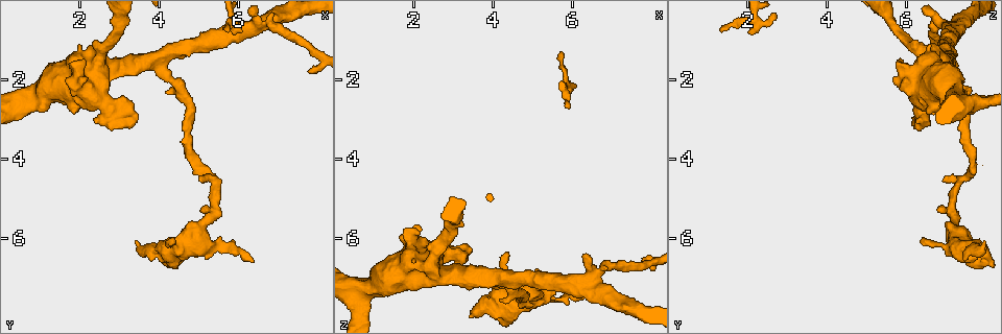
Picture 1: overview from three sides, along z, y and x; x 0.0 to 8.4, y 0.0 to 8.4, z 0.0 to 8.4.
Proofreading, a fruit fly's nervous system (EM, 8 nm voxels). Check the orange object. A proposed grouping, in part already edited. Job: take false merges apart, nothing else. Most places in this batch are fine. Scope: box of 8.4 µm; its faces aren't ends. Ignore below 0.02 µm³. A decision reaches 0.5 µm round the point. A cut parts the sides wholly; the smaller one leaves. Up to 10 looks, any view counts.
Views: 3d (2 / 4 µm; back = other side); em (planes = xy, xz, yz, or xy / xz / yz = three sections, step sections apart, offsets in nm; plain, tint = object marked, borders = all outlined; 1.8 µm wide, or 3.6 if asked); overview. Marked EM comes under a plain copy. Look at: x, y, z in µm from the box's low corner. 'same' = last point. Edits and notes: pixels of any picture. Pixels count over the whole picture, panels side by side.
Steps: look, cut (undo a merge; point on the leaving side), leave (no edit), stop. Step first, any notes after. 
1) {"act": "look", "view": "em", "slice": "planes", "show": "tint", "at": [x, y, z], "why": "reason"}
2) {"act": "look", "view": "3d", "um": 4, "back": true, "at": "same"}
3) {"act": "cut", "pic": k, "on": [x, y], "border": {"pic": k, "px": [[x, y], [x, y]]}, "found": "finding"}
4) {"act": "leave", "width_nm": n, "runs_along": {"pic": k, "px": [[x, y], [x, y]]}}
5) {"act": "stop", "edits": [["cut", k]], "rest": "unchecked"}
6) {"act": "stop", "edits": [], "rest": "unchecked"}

{"act": "look", "view": "em", "um": 3.6, "slice": "planes", "show": "tint", "at": [0.60, 2.65, 7.40], "why": "small branch off a trunk"}

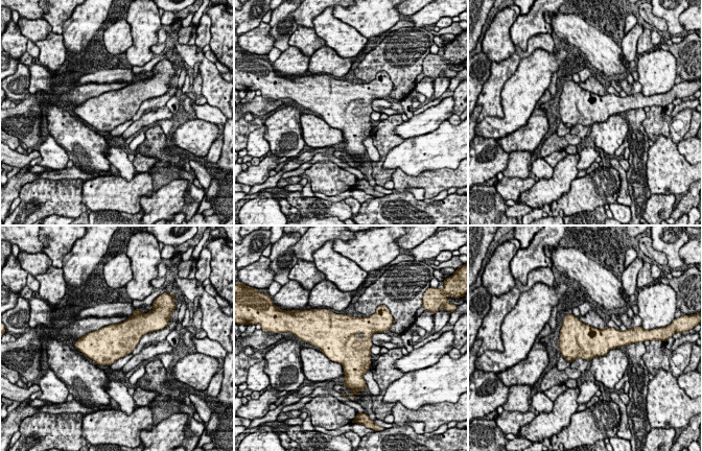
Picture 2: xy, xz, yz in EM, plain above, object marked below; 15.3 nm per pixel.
{"act": "leave", "found": "continuous, no second neuron"}

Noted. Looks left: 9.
{"act": "look", "view": "3d", "um": 4, "at": [2.80, 2.75, 6.30], "why": "sudden change in width"}

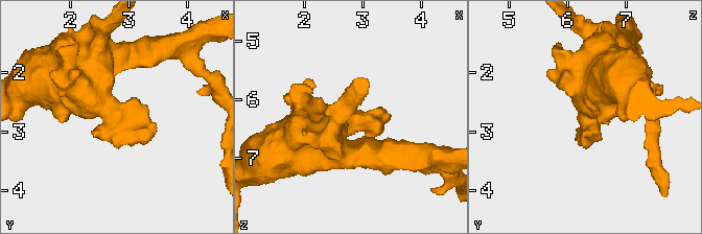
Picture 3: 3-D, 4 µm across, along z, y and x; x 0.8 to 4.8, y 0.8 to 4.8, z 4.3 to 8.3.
{"act": "look", "view": "em", "um": 3.6, "slice": "yz", "step": 16, "show": "tint", "at": [2.75, 2.75, 6.40]}

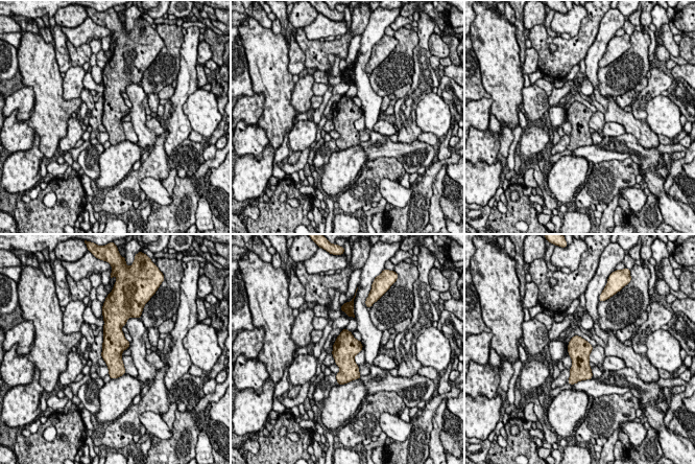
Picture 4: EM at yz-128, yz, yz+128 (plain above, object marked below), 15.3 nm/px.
{"act": "leave", "found": "one neuron here"}

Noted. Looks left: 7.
{"act": "look", "view": "3d", "um": 4, "at": [3.90, 1.60, 7.05], "why": "thick turns thin"}

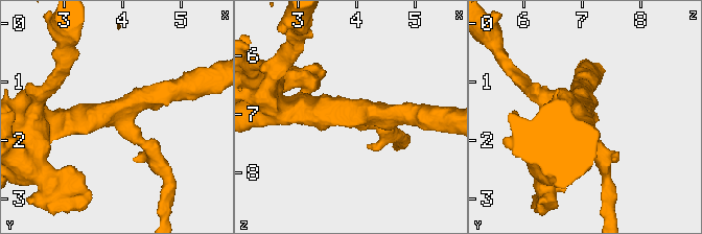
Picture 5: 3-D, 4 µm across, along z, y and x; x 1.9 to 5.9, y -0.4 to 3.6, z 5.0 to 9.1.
{"act": "look", "view": "em", "slice": "planes", "show": "tint", "at": [3.85, 1.55, 7.00], "arms": 3, "arm_widths_nm": [220, 340, 400]}

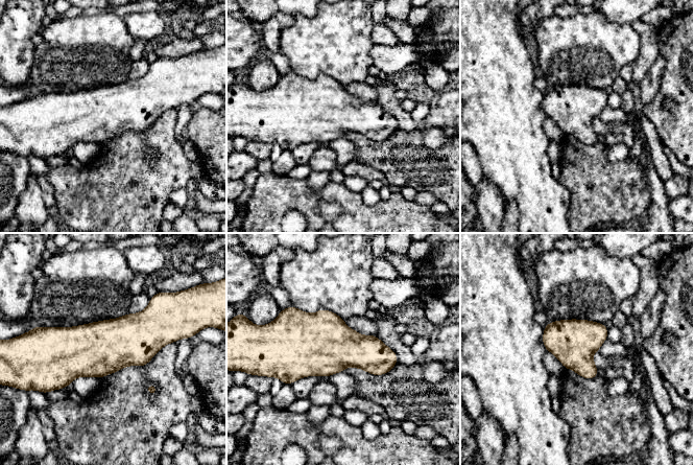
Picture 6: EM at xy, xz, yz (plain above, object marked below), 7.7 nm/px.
{"act": "leave", "found": "all the same neuron"}

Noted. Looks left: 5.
{"act": "look", "view": "em", "um": 3.6, "slice": "yz", "step": 16, "show": "tint", "at": [4.70, 6.15, 7.30], "why": "calibre changes"}

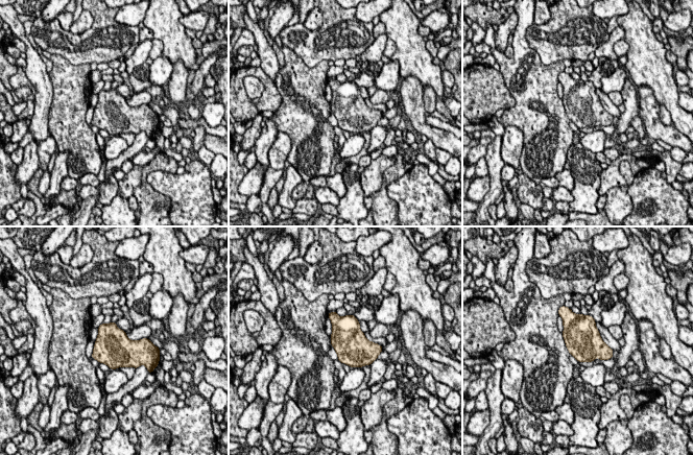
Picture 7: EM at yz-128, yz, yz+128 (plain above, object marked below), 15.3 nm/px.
{"act": "leave", "found": "continuous, no second neuron"}

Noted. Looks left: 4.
{"act": "stop", "edits": [], "rest": "unchecked"}

